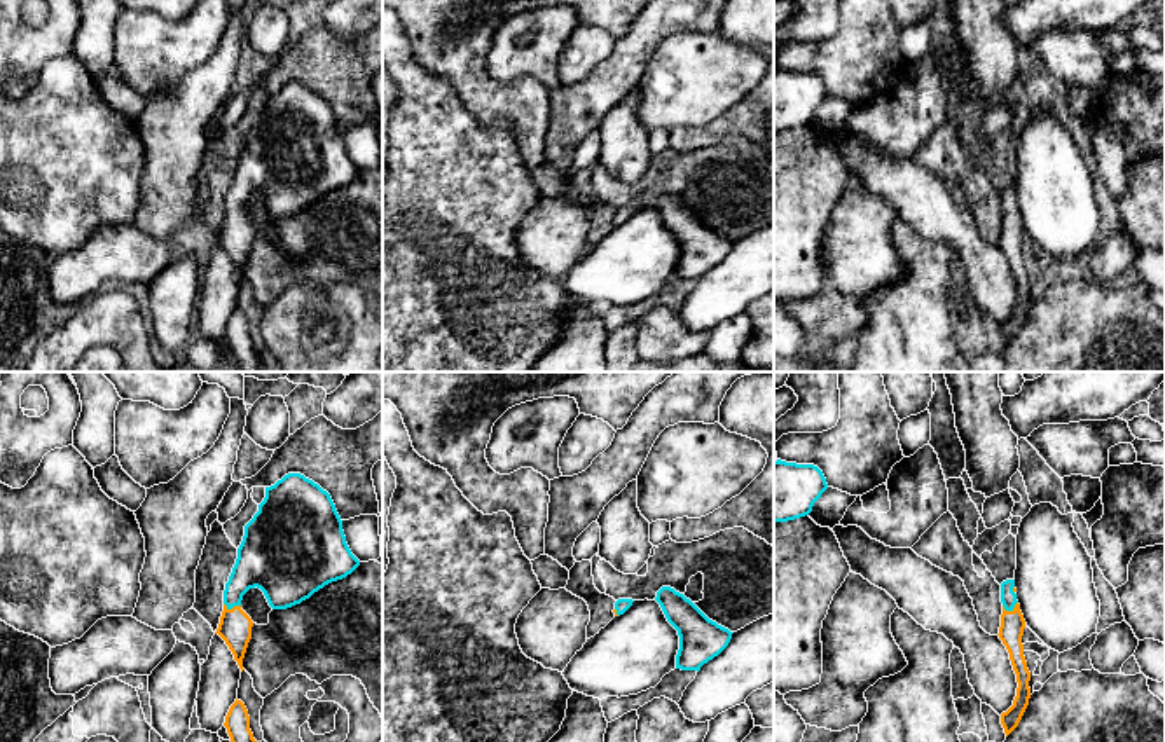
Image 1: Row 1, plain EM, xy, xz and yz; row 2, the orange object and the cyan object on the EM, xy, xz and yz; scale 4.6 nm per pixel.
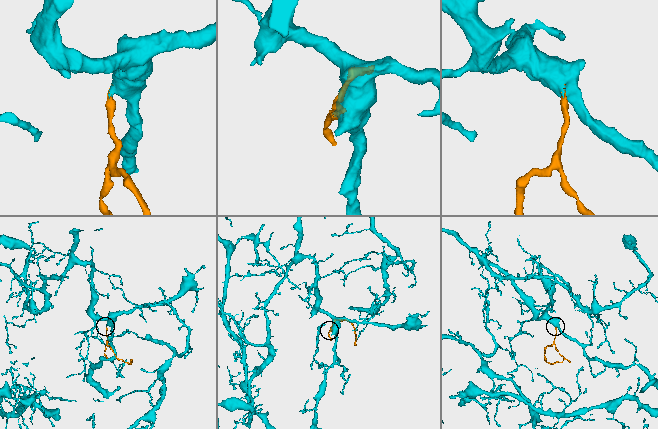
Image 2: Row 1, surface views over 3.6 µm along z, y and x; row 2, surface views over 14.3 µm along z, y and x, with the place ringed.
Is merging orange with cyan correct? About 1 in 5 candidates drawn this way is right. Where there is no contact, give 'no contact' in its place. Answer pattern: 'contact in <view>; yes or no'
contact in yz; yes

